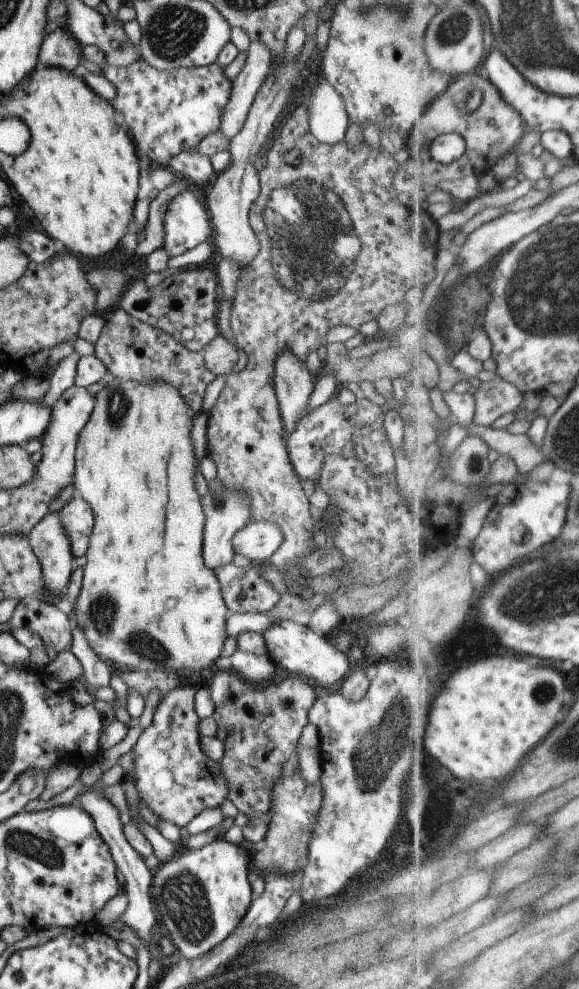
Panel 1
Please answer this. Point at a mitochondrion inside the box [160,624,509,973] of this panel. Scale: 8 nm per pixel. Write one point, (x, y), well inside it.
(381, 749)

